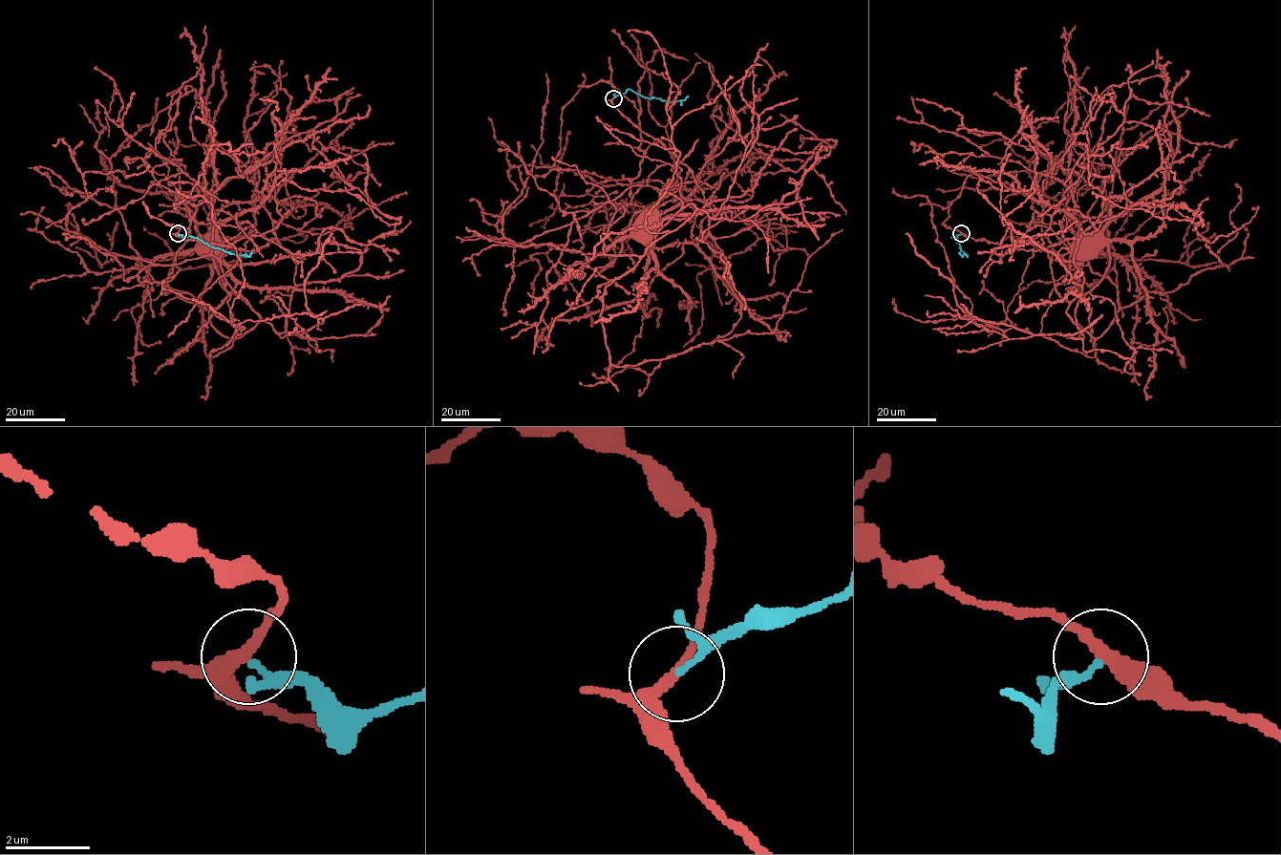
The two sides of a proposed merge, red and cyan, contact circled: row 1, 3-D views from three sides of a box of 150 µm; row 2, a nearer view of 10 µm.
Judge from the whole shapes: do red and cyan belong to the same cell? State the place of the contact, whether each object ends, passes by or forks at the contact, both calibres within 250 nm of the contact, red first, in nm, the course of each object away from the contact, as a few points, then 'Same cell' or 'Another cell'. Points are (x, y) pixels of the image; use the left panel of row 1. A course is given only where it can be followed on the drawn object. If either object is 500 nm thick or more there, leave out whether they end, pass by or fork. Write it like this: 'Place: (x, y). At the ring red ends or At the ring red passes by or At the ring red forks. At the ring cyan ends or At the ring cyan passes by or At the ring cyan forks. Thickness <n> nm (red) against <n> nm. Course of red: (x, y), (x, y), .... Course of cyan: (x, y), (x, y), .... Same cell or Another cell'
Place: (178, 233). At the ring red passes by. At the ring cyan ends. Thickness 280 nm (red) against 140 nm. Course of red: (178, 233), (184, 239), (248, 251), (268, 243), (248, 223), (214, 209), (214, 231), (204, 249), (210, 246). Course of cyan: (178, 233), (195, 237), (235, 255), (249, 256), (253, 252). Another cell

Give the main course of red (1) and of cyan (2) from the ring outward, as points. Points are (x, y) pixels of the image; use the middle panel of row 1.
1: (613, 98), (620, 112), (688, 167), (704, 199), (670, 200), (650, 208), (650, 217), (639, 219), (646, 222)
2: (613, 98), (629, 89), (647, 98), (671, 102), (689, 96)

